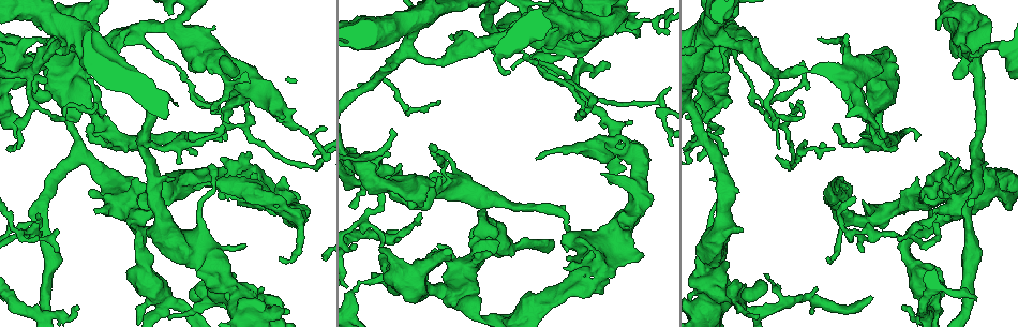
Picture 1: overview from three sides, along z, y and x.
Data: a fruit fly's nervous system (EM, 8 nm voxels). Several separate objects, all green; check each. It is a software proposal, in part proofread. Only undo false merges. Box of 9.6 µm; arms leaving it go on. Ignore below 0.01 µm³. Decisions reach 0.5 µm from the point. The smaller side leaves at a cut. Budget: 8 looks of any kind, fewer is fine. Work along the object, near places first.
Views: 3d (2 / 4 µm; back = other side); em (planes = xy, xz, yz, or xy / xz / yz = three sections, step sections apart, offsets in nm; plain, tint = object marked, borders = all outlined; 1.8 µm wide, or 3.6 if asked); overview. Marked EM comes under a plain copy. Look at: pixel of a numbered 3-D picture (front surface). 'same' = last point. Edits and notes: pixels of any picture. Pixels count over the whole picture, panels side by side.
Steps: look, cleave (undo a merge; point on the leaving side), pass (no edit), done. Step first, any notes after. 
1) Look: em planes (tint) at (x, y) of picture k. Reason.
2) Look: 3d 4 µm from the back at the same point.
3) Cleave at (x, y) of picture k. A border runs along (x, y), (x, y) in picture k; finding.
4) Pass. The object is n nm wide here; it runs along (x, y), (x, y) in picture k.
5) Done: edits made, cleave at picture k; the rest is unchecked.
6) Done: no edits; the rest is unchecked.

Look: em yz step 4 (tint) at (638, 205) of picture 1. Abrupt turn.

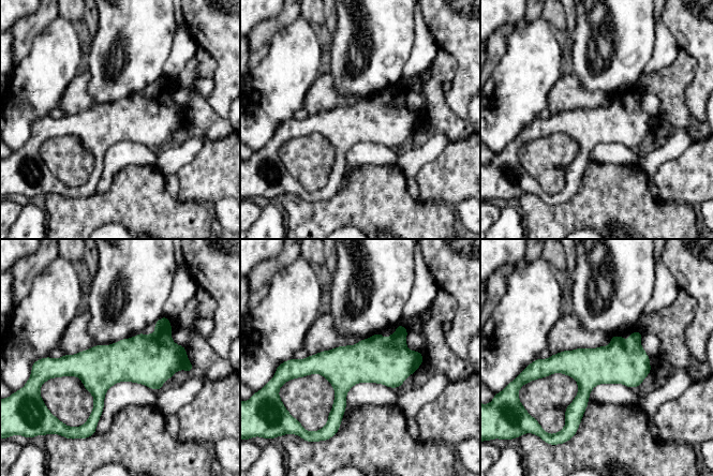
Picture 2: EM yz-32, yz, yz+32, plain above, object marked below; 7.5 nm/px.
Pass. It runs along (184, 358), (56, 363) in picture 2; continuous, no second neuron.

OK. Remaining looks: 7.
Look: em 3.6 µm yz step 4 (tint) at (970, 32) of picture 1. Arms run side by side.

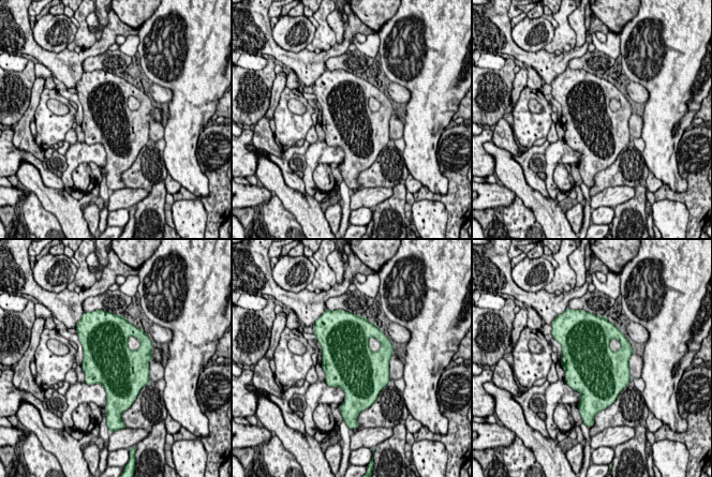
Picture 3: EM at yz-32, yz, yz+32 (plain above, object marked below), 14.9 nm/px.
Look: em 3.6 µm xy step 8 (tint) at the same point.

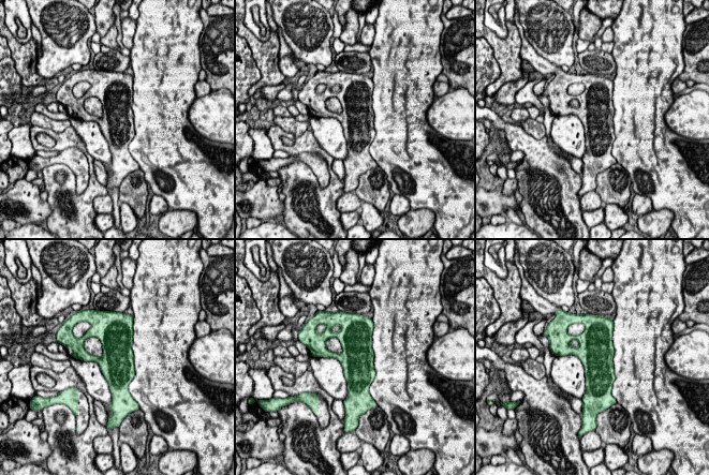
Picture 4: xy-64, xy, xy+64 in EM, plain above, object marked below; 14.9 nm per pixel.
Pass. The object is 500 nm wide here; continuous, no second neuron.

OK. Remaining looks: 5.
Look: 3d 2 µm at (160, 287) of picture 1. Looks like a crossing.

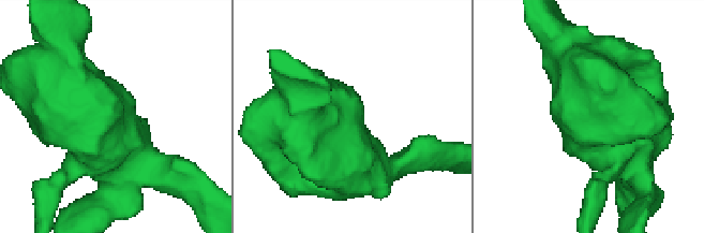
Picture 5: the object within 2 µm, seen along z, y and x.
Look: em planes (tint) at (113, 123) of picture 5.

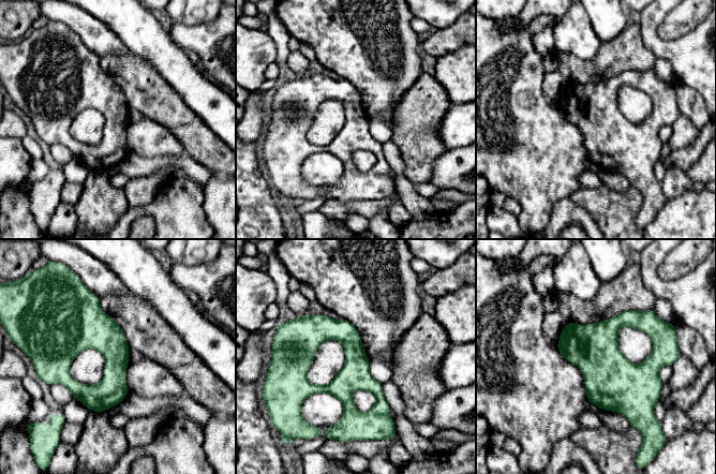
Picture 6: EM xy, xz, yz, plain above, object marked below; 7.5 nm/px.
Pass. All the same neuron.

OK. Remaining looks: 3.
Look: 3d 4 µm at (965, 198) of picture 1. Sudden change in width.

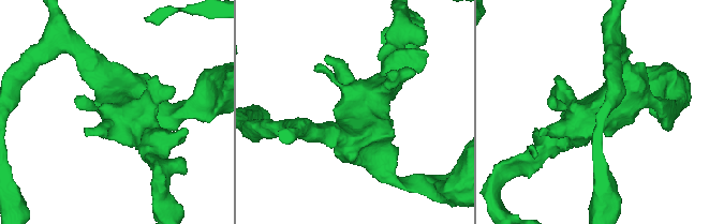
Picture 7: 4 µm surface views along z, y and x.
Look: em 3.6 µm planes (tint) at (114, 106) of picture 7. Shape alone is not enough.

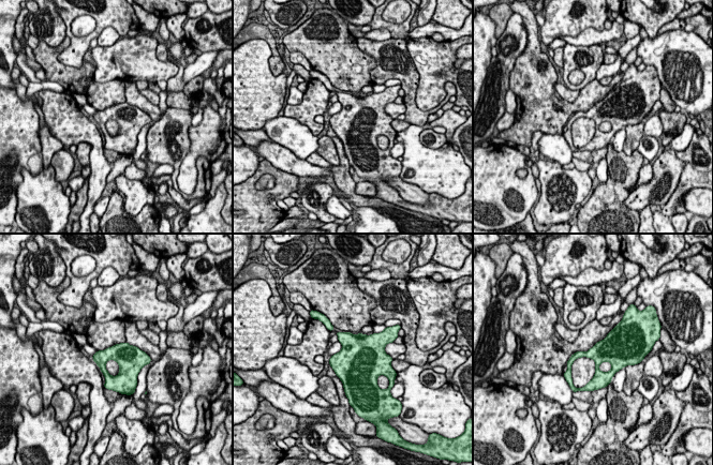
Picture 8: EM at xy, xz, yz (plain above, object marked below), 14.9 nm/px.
Pass. One neuron here.

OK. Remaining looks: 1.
Done: no edits; the rest is unchecked.

